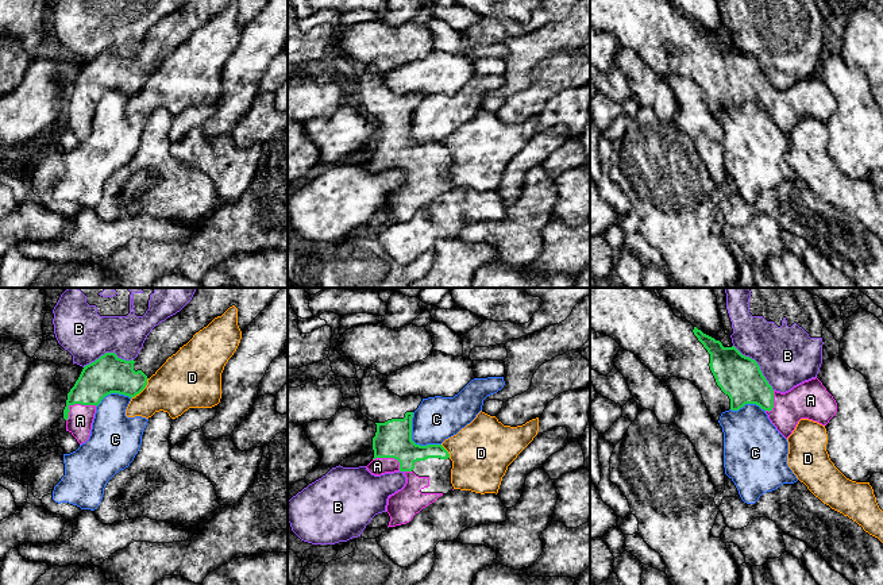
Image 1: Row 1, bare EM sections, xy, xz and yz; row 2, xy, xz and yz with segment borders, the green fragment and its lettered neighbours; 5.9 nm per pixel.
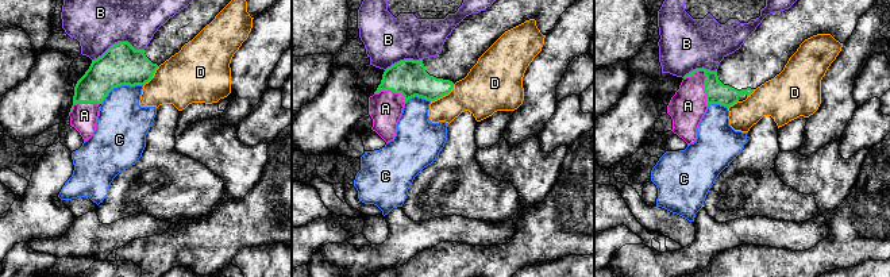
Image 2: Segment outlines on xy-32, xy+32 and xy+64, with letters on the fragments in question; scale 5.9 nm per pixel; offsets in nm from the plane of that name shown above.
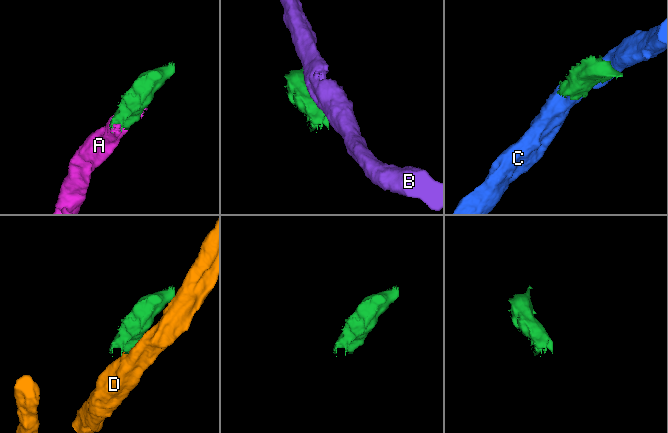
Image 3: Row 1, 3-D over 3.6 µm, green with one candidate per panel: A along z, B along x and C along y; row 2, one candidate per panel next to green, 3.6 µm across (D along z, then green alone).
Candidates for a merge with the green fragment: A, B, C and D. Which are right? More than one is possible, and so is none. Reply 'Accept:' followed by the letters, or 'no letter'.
Accept: A

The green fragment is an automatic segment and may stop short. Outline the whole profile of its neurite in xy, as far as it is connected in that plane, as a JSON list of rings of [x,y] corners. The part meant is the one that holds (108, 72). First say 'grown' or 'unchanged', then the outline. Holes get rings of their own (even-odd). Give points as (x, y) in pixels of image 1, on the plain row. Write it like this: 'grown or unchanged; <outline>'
grown; [[[105,50],[95,59],[84,63],[74,84],[68,91],[63,116],[69,128],[80,142],[90,134],[96,104],[101,97],[119,91],[135,95],[147,82],[147,73],[134,68],[135,58],[119,55],[115,50]]]

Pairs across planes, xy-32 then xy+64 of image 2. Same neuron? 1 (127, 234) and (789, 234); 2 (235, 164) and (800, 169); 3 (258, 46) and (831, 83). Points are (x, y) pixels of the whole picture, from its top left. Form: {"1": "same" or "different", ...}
{"1": "same", "2": "same", "3": "same"}

